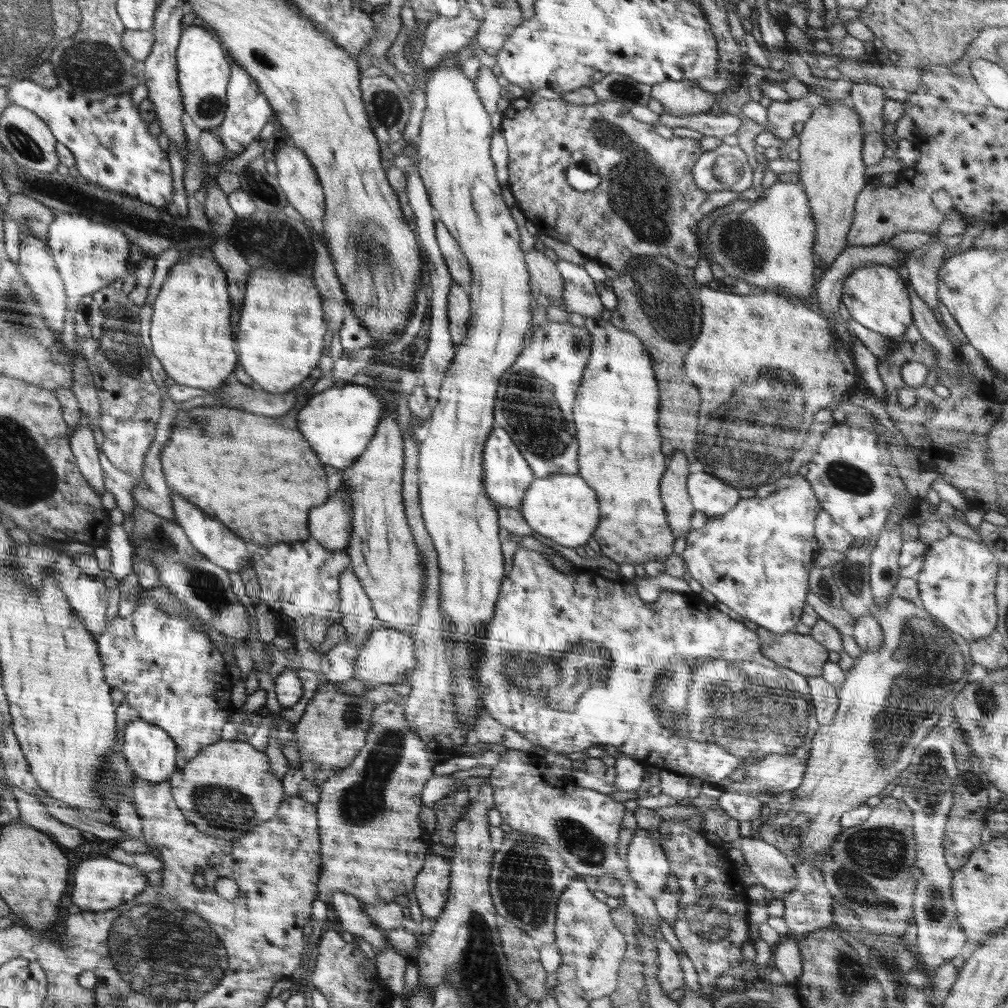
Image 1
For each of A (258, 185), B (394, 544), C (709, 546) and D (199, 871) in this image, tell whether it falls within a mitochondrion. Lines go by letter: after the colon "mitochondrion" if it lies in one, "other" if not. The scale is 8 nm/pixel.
A: mitochondrion
B: mitochondrion
C: other
D: other

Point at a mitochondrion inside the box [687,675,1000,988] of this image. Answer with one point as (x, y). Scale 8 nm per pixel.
(874, 855)

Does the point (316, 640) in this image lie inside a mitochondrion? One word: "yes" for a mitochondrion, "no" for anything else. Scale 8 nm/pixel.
no

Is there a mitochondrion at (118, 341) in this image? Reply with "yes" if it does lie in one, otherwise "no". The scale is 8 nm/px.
yes

